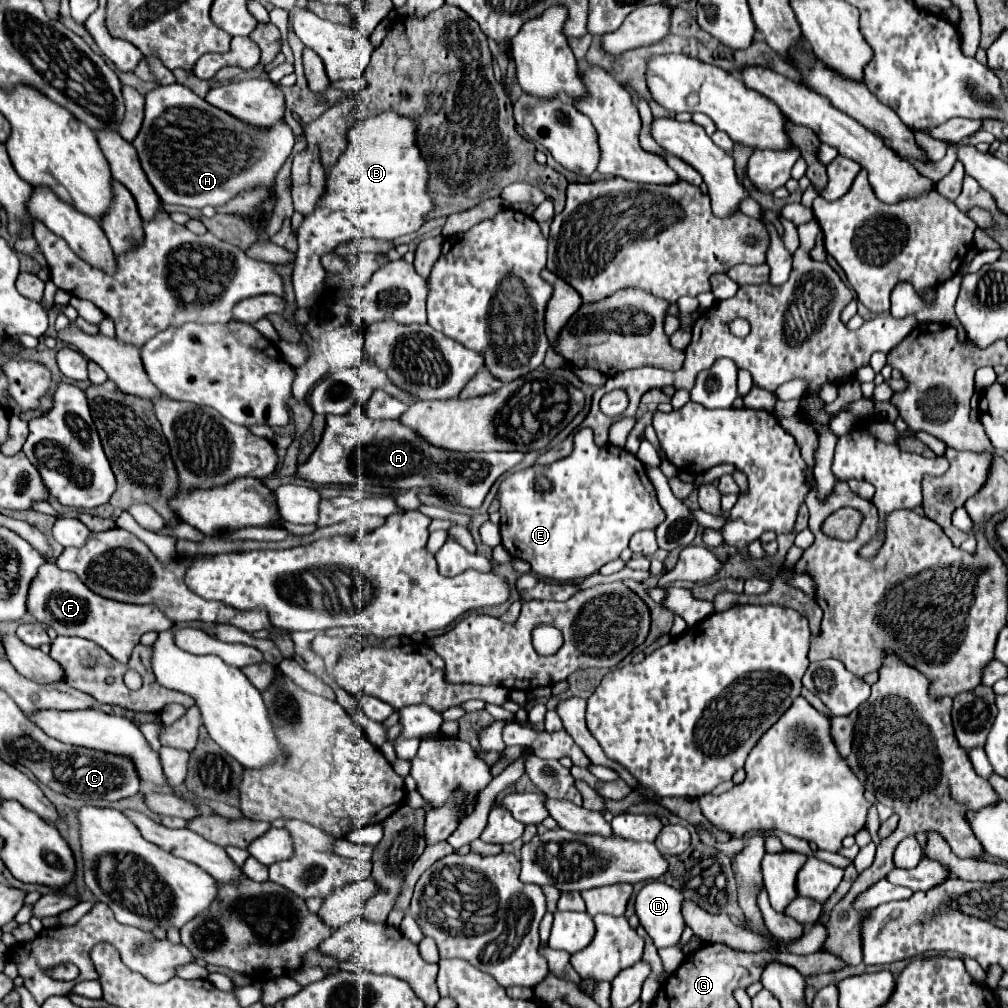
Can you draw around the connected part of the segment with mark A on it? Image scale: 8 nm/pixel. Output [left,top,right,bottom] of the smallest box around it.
[296,406,524,508]

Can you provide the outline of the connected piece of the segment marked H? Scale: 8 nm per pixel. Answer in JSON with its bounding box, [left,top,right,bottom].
[134,82,292,208]

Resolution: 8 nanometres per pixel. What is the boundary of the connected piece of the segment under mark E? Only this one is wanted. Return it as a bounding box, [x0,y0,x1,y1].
[498,428,664,582]

